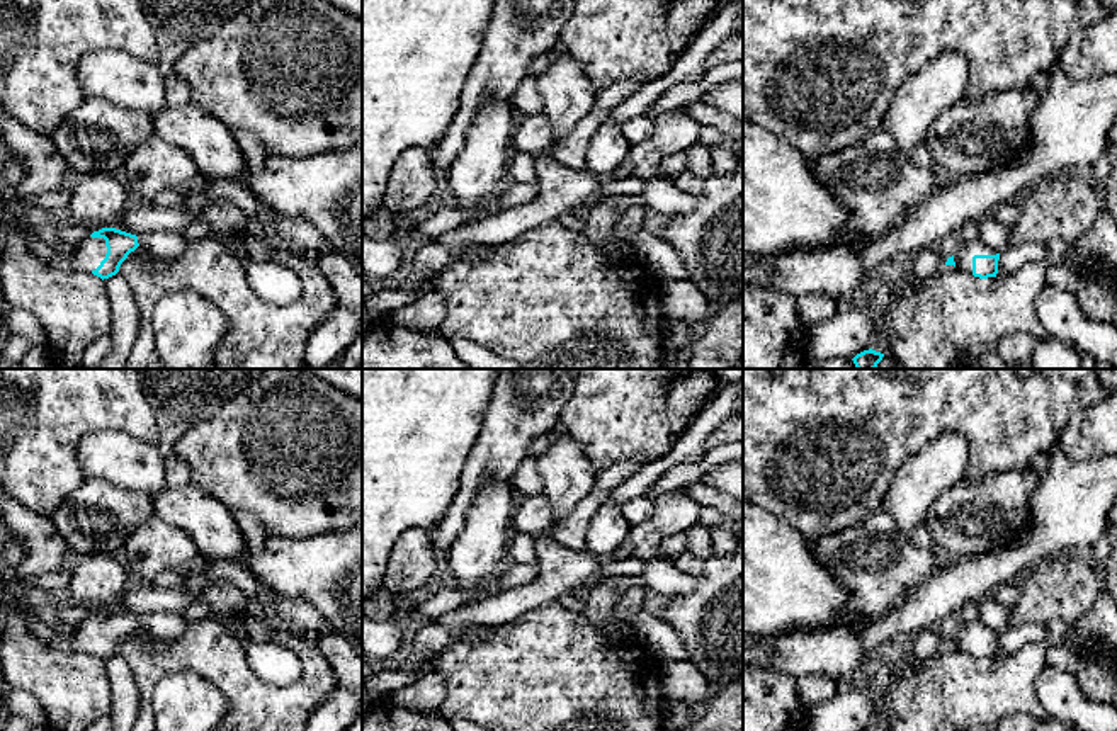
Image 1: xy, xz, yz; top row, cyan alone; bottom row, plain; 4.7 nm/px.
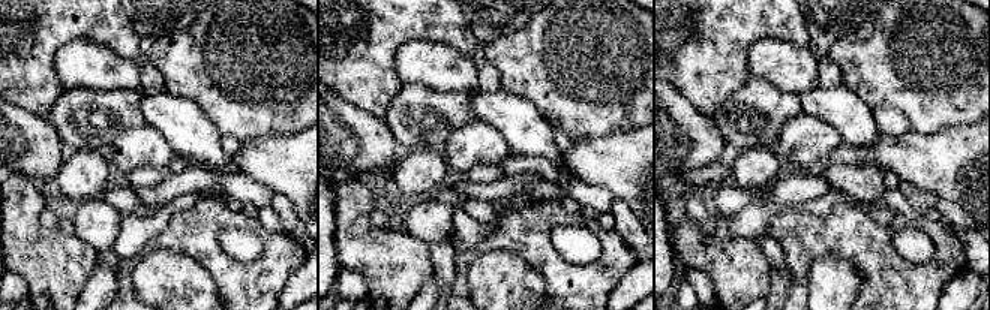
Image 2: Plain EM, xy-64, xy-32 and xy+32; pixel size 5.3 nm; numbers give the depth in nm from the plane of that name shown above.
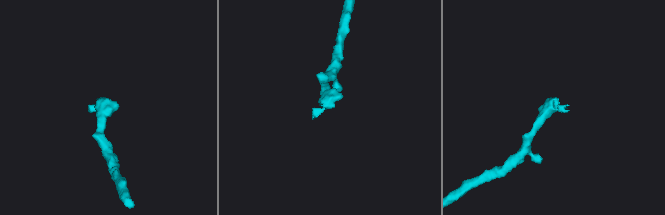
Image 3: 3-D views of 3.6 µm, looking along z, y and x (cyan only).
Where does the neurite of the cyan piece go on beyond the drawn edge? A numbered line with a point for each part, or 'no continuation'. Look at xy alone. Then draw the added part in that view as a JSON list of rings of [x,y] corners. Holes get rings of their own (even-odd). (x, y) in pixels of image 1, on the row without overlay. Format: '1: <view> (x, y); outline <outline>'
1: xy (87, 636); outline [[[88,617],[75,626],[70,649],[92,654],[105,639],[105,634],[105,620]]]

